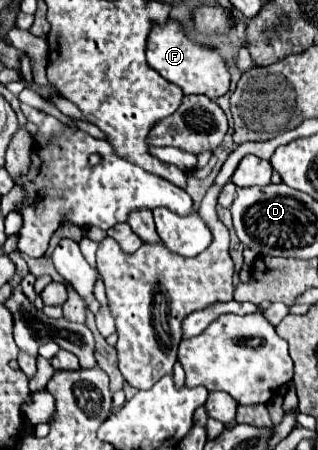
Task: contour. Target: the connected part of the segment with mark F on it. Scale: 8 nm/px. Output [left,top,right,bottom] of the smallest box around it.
[147,19,231,99]

